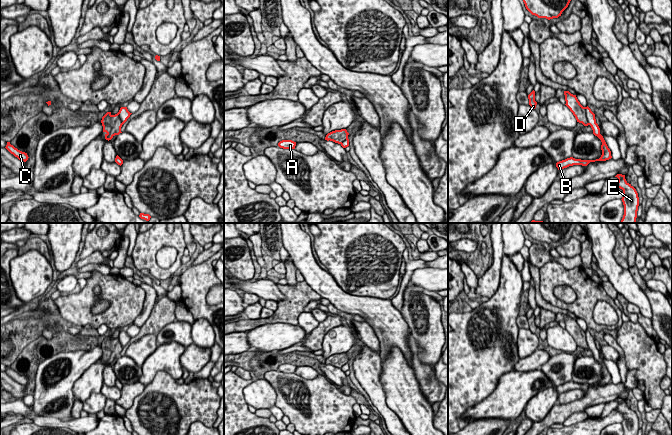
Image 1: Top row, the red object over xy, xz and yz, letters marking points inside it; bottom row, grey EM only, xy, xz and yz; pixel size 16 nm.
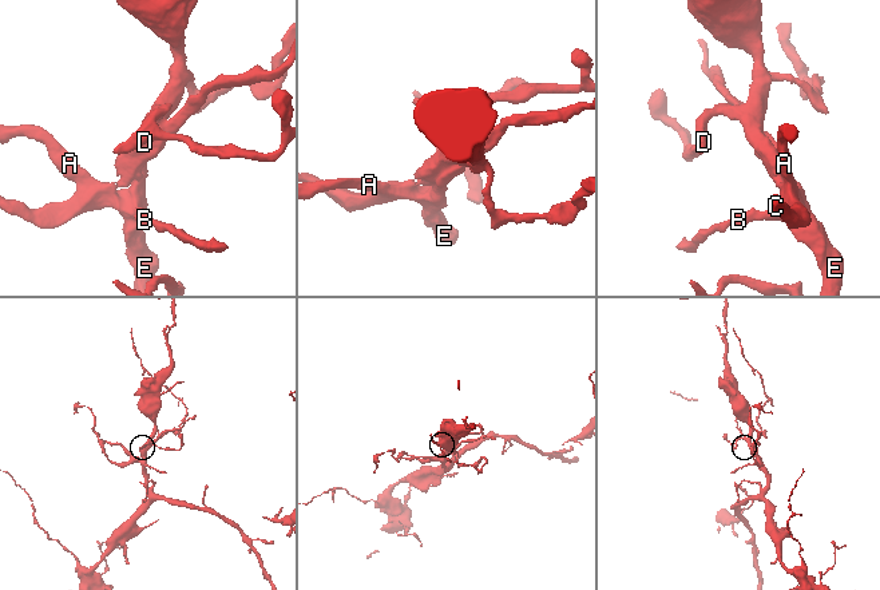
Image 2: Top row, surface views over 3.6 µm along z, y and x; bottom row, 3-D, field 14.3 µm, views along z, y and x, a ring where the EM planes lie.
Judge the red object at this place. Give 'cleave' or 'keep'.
keep

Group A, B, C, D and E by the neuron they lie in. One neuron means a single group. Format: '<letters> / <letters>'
A B C D E

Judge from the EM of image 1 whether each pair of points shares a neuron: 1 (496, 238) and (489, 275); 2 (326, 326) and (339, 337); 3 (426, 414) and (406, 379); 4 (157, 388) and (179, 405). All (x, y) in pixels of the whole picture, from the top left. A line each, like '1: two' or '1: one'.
1: one
2: two
3: one
4: one

